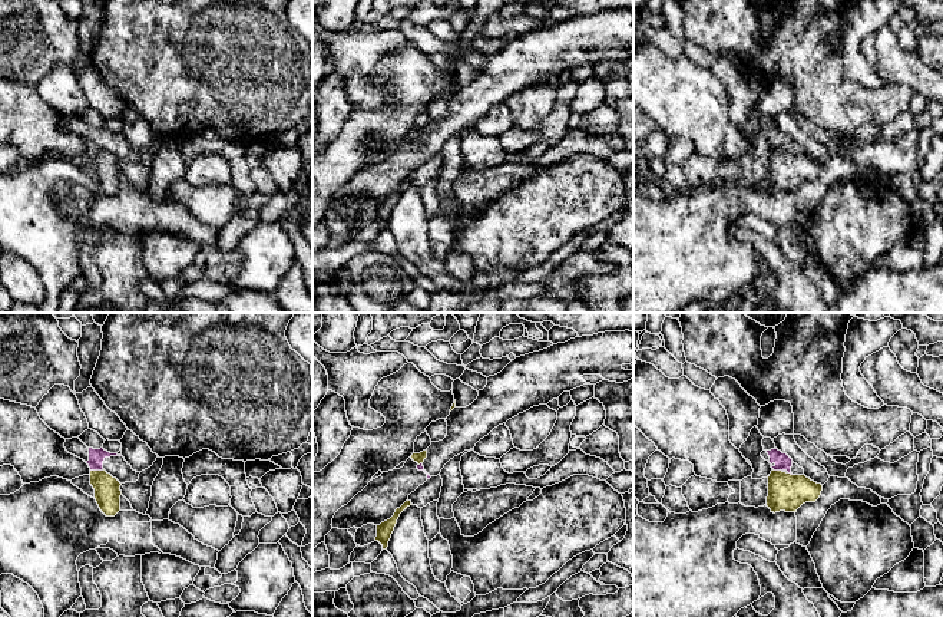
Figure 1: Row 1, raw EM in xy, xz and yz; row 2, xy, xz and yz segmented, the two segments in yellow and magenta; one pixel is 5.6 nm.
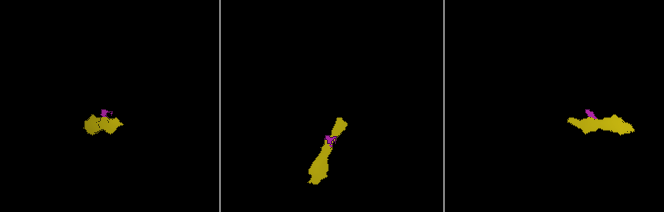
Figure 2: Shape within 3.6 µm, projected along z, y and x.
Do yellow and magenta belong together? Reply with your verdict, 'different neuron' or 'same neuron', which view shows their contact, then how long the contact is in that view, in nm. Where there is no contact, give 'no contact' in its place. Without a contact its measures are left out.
different neuron | xy | 80 nm

